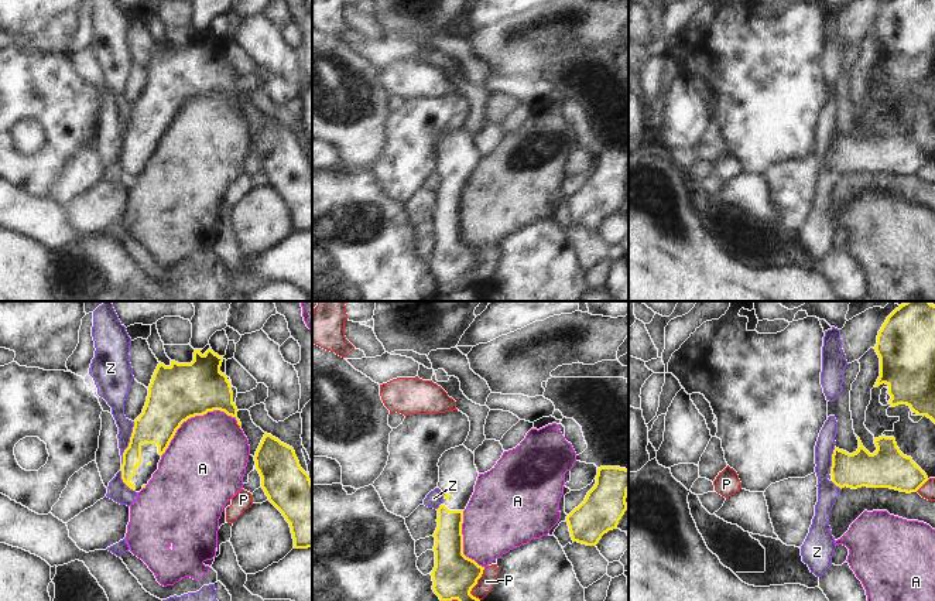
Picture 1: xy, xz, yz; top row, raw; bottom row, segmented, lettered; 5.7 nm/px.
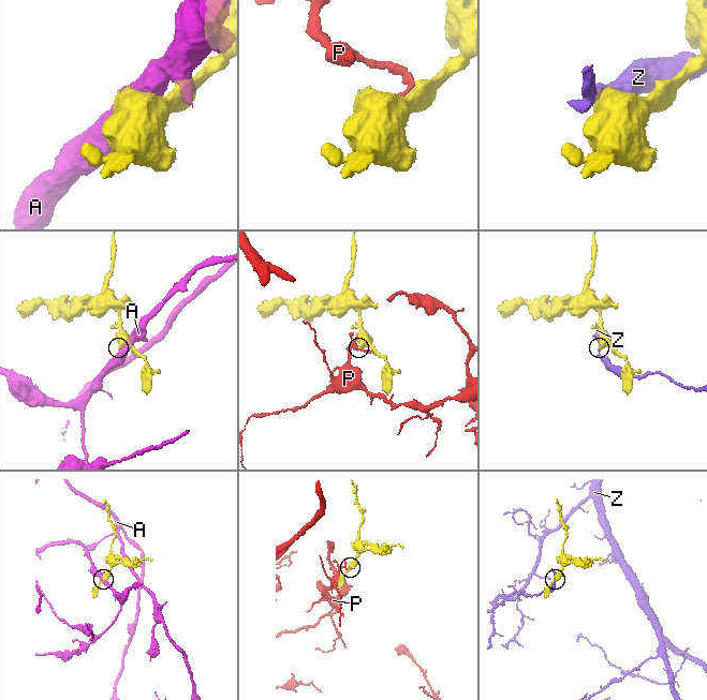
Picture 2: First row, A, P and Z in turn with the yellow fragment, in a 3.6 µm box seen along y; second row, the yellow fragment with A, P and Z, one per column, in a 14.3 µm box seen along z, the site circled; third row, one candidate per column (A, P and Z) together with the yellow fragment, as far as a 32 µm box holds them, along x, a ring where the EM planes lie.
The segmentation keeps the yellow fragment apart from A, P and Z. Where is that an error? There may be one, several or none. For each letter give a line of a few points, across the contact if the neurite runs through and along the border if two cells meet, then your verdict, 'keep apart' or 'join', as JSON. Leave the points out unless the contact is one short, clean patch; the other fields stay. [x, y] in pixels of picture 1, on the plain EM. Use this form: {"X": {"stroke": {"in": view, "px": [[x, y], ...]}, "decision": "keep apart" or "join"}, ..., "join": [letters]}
{"A": {"decision": "keep apart"}, "P": {"stroke": {"in": "xz", "px": [[485, 252], [471, 275], [479, 283]]}, "decision": "keep apart"}, "Z": {"stroke": {"in": "xy", "px": [[134, 105], [122, 147]]}, "decision": "keep apart"}, "join": []}

